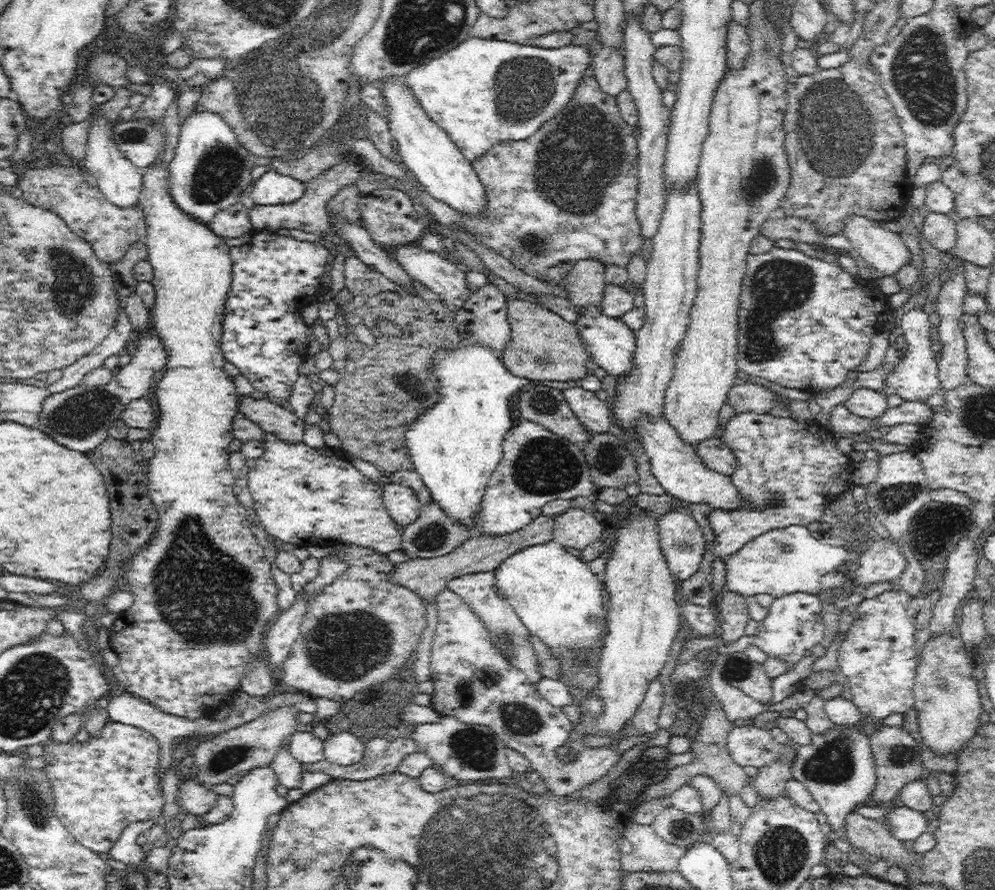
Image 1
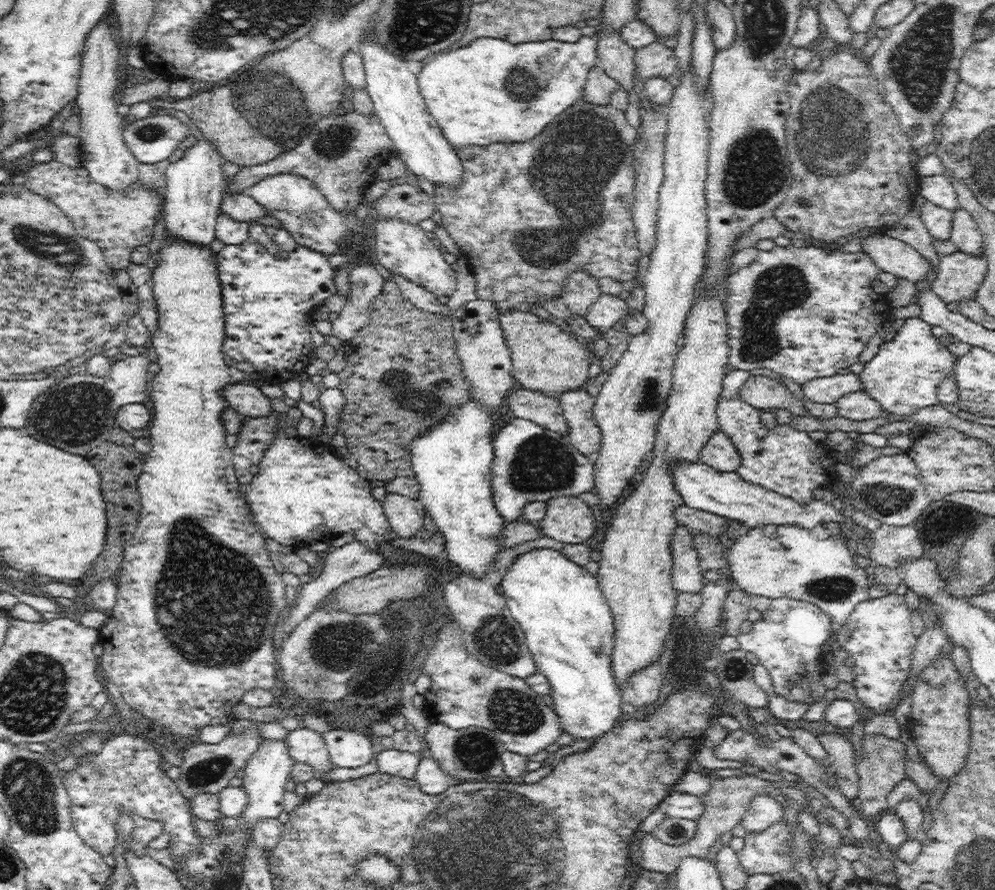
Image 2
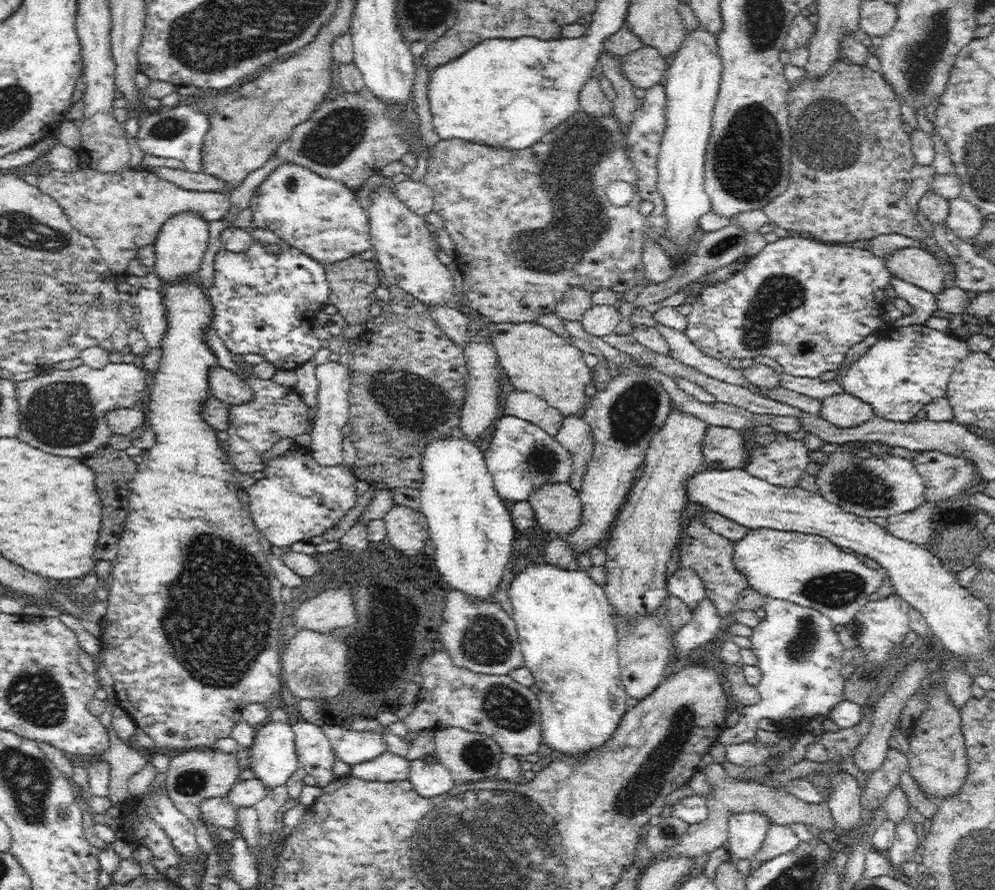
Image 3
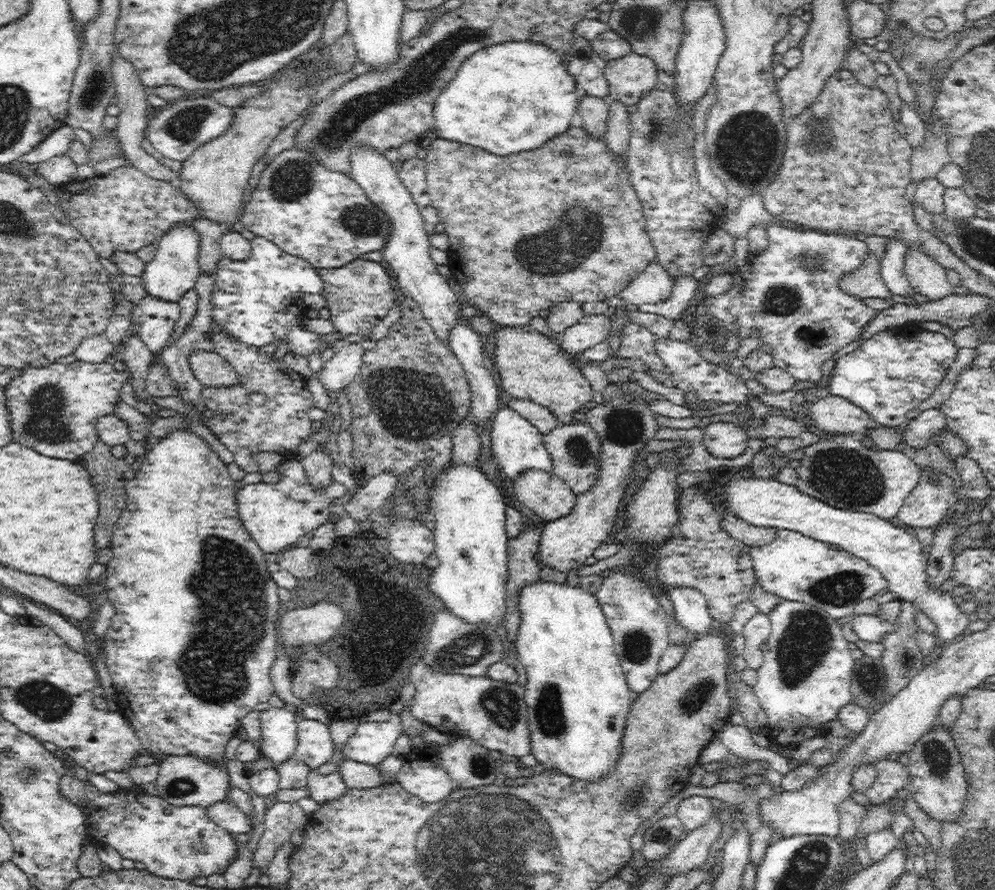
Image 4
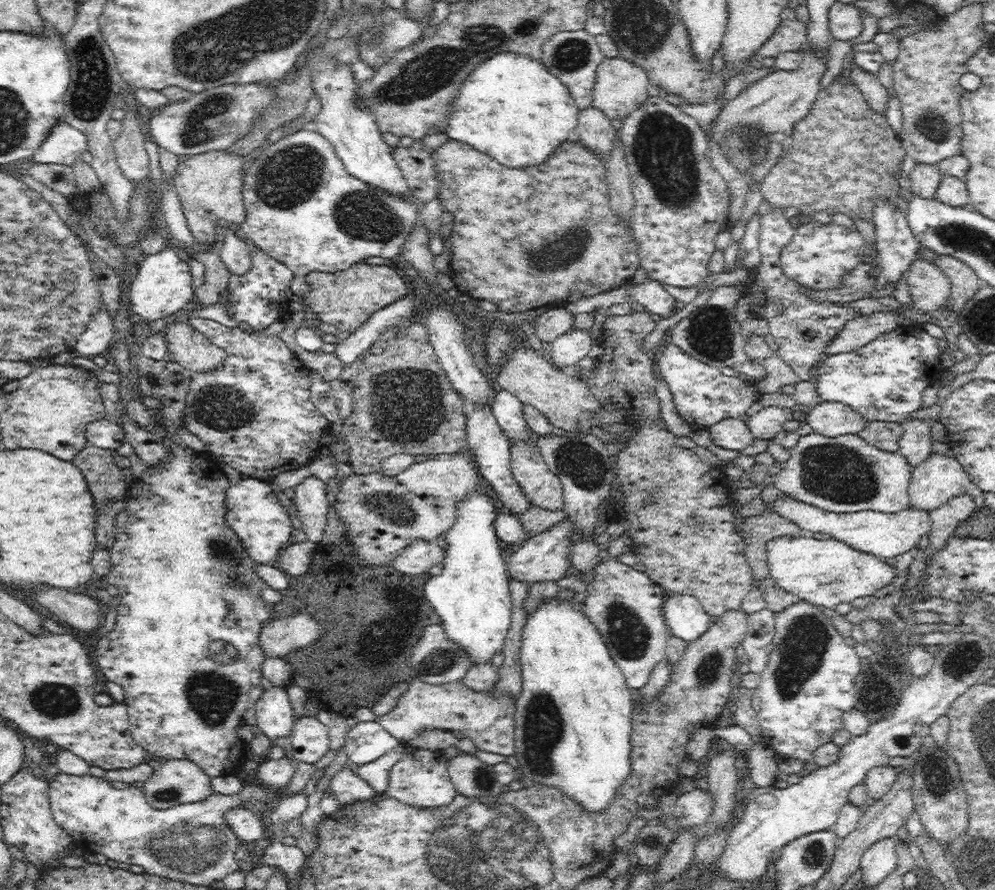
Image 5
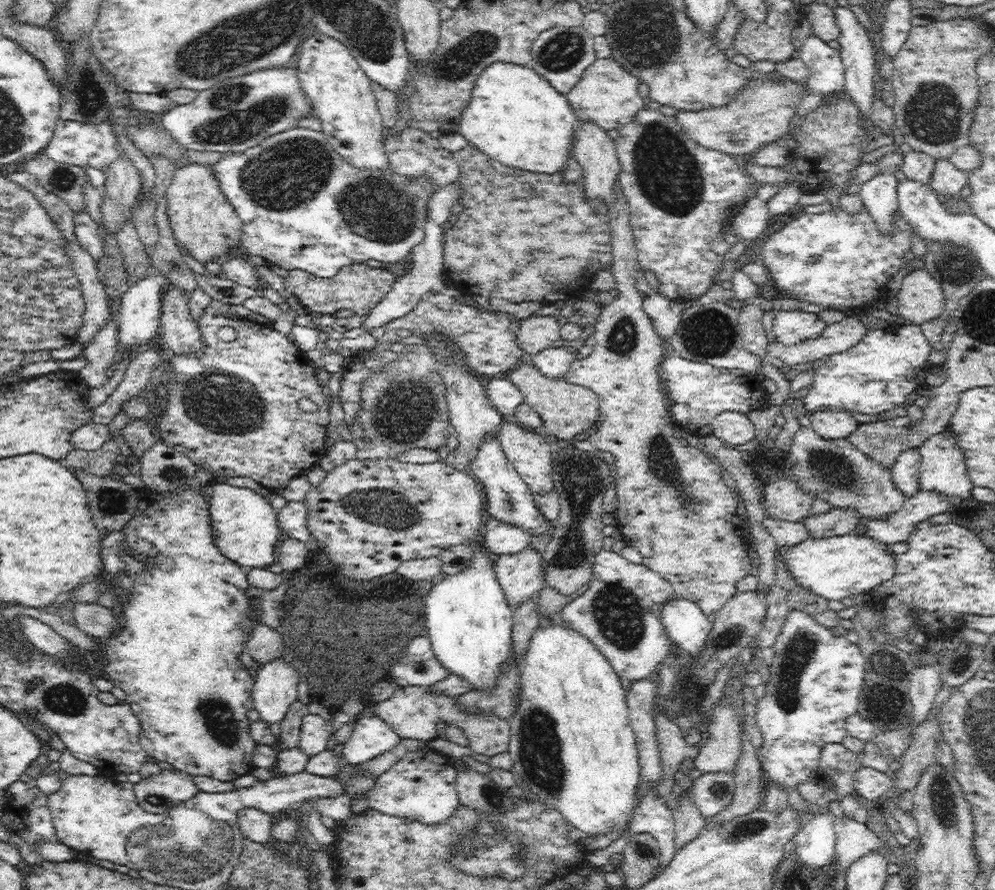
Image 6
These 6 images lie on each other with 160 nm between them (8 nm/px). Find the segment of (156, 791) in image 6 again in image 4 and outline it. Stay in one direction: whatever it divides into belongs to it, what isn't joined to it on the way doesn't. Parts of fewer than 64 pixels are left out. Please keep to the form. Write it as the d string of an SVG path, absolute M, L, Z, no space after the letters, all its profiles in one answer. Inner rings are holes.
M168 755L159 761L160 770L156 778L157 794L169 804L175 806L200 806L210 807L221 801L227 800L228 771L225 767L218 767L206 759L200 759L192 755L174 756Z

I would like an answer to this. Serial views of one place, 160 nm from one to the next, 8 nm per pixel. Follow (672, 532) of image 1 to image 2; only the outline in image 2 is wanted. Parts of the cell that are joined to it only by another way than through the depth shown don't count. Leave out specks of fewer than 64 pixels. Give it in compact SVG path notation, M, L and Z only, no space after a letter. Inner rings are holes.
M678 525L672 539L673 572L671 582L677 592L696 594L704 588L703 574L699 568L697 551L693 546L695 534Z

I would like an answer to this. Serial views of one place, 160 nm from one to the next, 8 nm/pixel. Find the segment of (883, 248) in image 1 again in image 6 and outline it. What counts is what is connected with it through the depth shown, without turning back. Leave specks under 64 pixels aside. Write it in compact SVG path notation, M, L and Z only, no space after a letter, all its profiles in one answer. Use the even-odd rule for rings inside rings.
M926 269L908 273L903 278L901 289L896 296L899 317L912 324L922 326L930 320L936 320L945 309L942 287Z

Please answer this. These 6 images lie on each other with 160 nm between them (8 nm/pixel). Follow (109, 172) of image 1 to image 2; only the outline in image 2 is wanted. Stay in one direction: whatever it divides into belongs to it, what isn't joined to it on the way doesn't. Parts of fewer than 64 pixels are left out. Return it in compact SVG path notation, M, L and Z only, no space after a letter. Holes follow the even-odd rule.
M105 18L90 30L82 54L79 90L75 102L80 107L78 135L83 167L94 182L110 191L120 192L137 182L140 162L123 139L126 119L118 114L114 99L115 89L120 82L117 69L122 48L116 46L111 30L112 26L106 23Z

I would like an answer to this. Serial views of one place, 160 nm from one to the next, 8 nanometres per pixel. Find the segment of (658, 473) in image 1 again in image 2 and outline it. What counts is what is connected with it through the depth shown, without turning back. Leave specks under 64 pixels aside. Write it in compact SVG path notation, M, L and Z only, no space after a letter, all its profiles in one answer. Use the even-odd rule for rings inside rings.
M701 460L678 461L671 468L671 471L675 489L686 506L710 512L726 520L738 521L741 526L748 530L768 524L800 526L811 530L818 526L826 526L828 522L833 521L842 525L840 536L843 536L844 540L850 537L857 544L863 542L867 547L872 546L874 534L861 528L853 520L846 518L842 510L834 509L832 503L812 498L808 504L805 502L802 504L793 498L767 490L759 484L747 482L737 471L722 472L709 467Z

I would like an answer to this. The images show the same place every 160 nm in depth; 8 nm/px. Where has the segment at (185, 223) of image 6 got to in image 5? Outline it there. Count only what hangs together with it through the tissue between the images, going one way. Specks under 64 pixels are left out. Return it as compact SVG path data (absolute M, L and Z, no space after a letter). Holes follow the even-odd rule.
M228 149L211 150L192 155L177 166L173 185L186 215L186 225L196 241L212 244L221 235L220 230L230 224L241 225L245 221L243 174L251 157L232 154Z

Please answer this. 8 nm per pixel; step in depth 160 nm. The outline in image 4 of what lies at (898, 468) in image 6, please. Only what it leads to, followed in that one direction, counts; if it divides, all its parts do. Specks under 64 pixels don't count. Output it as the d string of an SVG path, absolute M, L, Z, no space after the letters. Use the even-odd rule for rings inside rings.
M930 408L903 426L901 438L912 448L924 448L934 435L944 429L946 429L946 419L942 409Z

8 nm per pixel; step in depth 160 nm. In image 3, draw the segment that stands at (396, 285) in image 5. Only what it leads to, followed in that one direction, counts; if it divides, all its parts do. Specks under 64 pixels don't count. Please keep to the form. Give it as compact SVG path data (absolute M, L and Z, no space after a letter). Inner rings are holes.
M353 257L346 260L324 266L326 280L330 285L330 296L327 303L338 308L338 312L346 319L351 326L356 324L366 324L370 321L370 304L379 303L375 290L379 287L377 265L374 260L361 260Z

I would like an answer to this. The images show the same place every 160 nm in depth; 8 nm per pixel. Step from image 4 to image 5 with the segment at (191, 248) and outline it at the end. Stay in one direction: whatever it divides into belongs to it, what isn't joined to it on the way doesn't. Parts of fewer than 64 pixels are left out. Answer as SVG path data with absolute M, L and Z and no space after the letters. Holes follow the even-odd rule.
M166 246L162 252L144 256L139 266L138 273L128 286L129 310L134 321L151 323L162 319L182 310L194 299L190 266L182 261L176 249Z

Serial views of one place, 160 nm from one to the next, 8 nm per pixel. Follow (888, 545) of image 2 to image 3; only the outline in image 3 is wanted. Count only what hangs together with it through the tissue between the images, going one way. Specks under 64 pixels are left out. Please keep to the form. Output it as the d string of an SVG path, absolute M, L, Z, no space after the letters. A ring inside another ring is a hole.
M924 500L916 510L890 516L888 531L902 540L928 548L932 540L932 513L938 504L940 501Z

